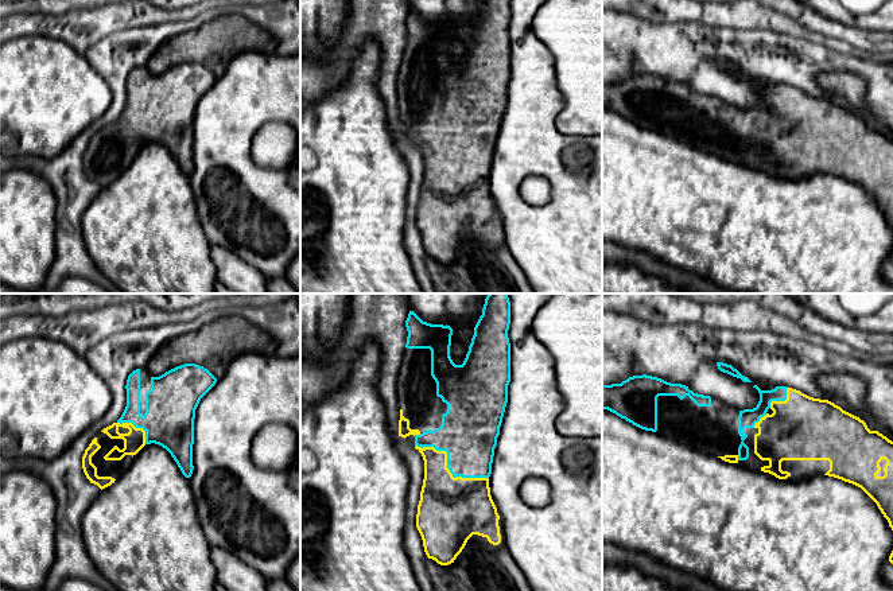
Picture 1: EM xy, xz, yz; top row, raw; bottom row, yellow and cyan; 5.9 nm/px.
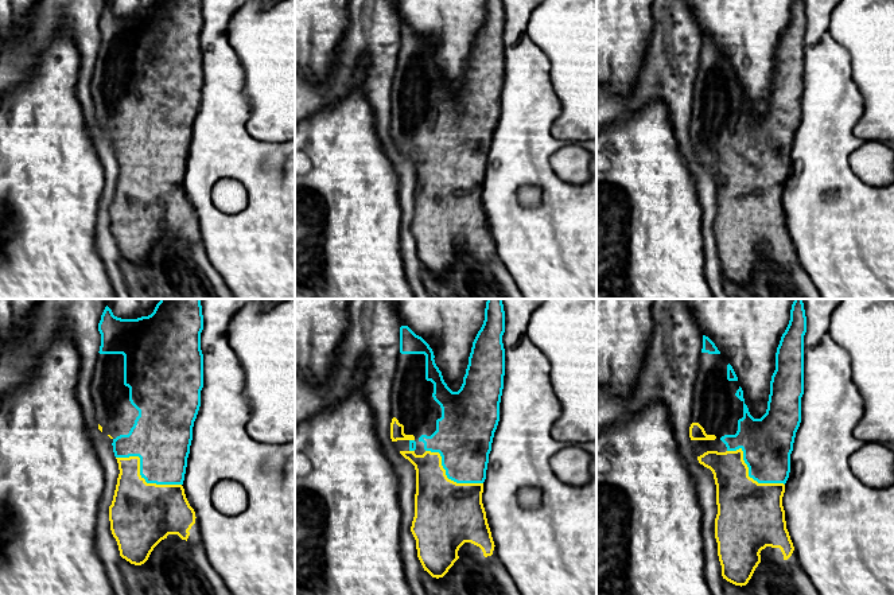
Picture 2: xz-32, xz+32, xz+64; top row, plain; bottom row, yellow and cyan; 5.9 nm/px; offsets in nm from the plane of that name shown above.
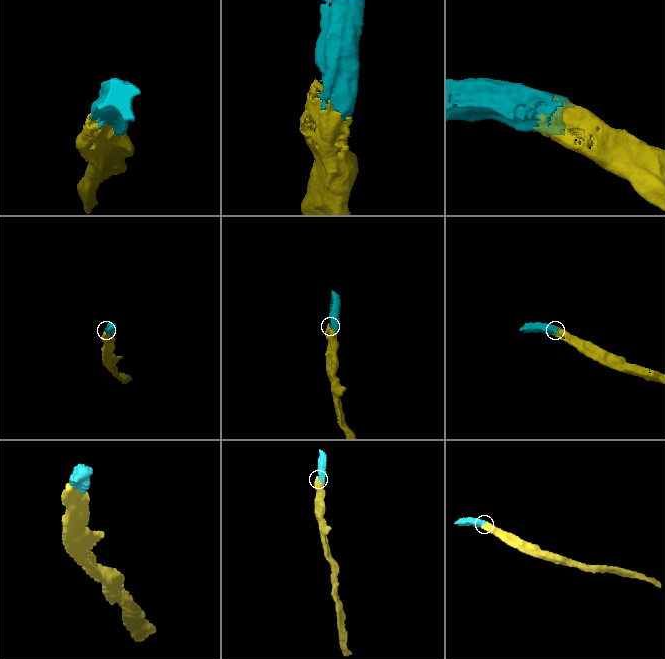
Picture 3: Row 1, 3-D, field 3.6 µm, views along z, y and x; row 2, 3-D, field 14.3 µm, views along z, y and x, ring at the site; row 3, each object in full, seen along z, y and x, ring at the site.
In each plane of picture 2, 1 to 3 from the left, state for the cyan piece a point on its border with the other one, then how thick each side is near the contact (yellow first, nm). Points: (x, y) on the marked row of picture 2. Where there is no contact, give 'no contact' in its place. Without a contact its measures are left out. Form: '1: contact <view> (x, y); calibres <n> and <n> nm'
1: contact xz-32 (140, 475); calibres 380 and 340 nm
2: contact xz+32 (446, 477); calibres 400 and 340 nm
3: contact xz+64 (747, 474); calibres 400 and 300 nm

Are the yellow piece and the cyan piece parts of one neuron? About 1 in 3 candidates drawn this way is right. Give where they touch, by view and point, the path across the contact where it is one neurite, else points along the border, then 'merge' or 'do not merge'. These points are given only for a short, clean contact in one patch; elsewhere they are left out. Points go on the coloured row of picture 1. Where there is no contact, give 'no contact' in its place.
meets yellow in xz at (446, 466); merge

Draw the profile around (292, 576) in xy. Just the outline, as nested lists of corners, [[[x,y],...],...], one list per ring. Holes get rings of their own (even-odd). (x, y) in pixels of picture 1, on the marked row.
[[[300,555],[290,564],[284,579],[295,591],[300,591]]]

